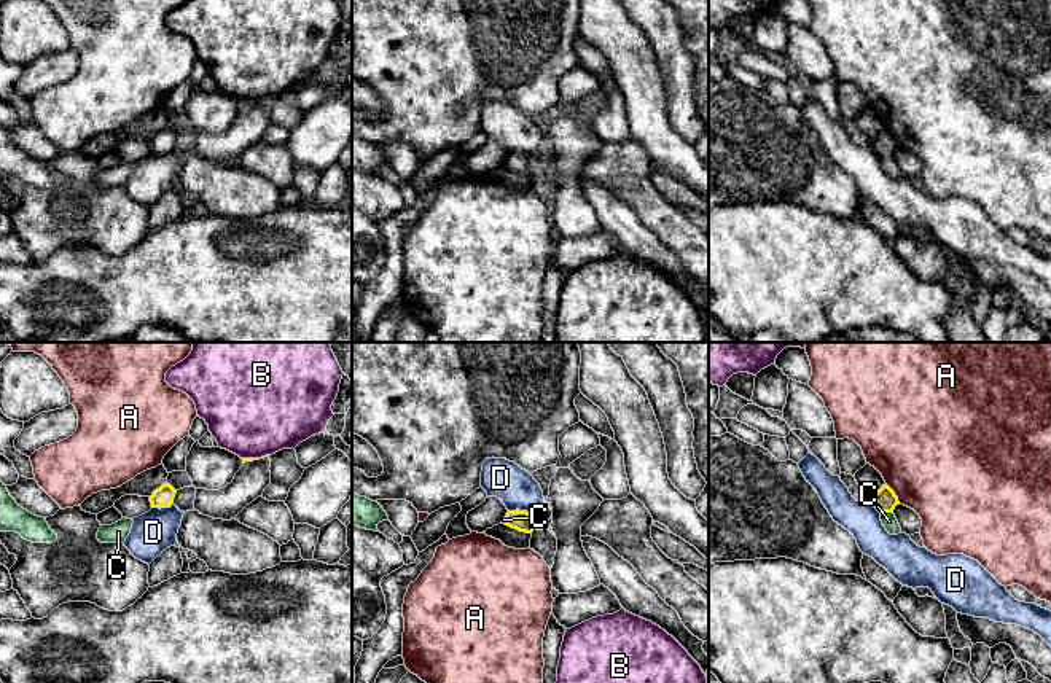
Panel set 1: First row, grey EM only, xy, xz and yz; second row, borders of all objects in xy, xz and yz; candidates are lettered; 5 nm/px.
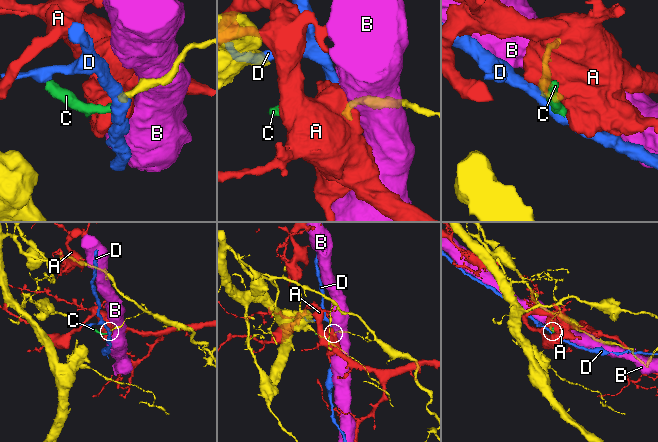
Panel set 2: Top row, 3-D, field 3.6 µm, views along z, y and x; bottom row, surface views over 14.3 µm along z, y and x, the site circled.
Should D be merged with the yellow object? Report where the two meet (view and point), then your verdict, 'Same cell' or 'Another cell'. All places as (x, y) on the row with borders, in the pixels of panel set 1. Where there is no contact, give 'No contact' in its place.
Touches yellow at xy (163, 507). Another cell

